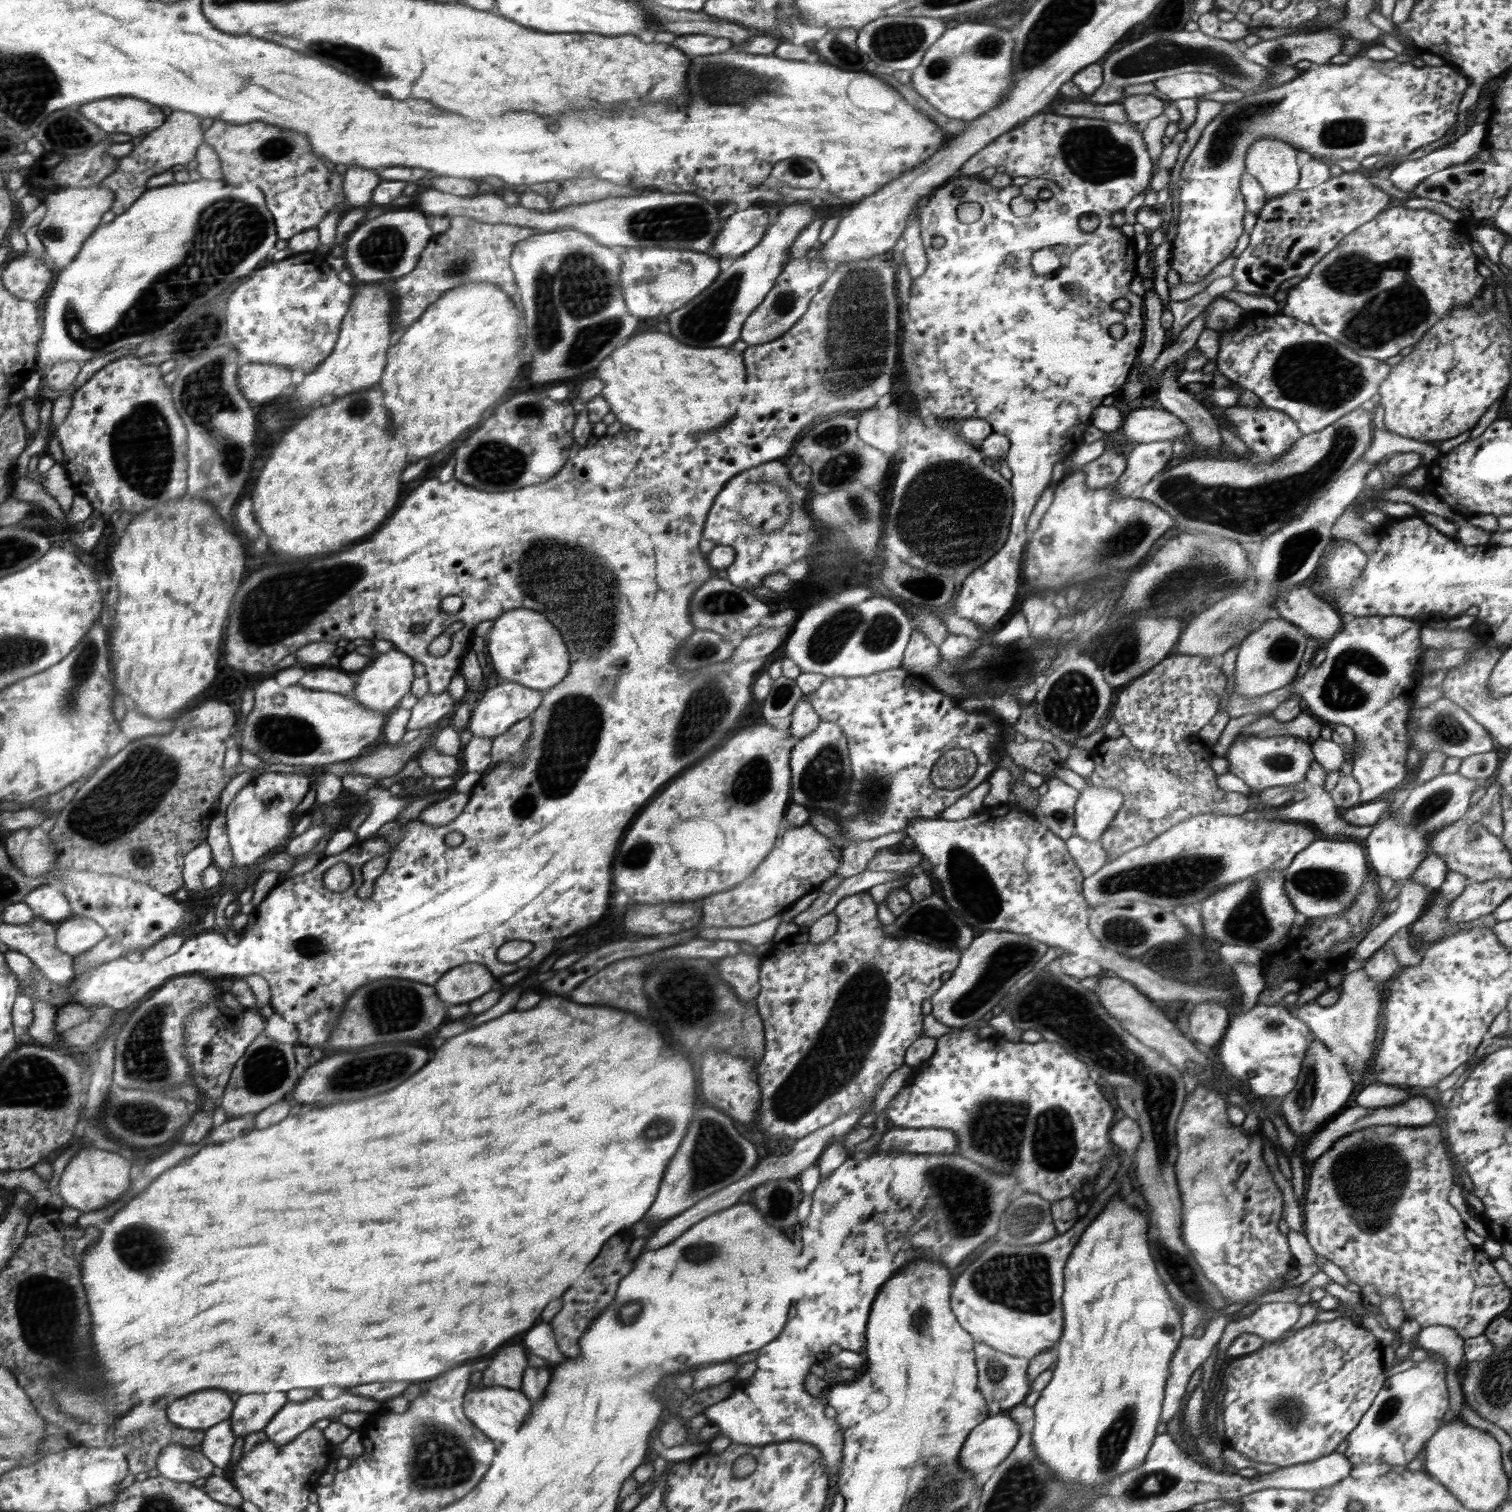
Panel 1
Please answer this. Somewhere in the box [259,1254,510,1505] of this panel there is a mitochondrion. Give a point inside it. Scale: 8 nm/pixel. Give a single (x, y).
(446, 1459)

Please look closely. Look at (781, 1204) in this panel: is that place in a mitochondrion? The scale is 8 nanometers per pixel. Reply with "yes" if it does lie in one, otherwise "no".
yes

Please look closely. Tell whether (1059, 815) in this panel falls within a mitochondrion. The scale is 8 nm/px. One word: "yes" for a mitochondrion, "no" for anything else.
yes

